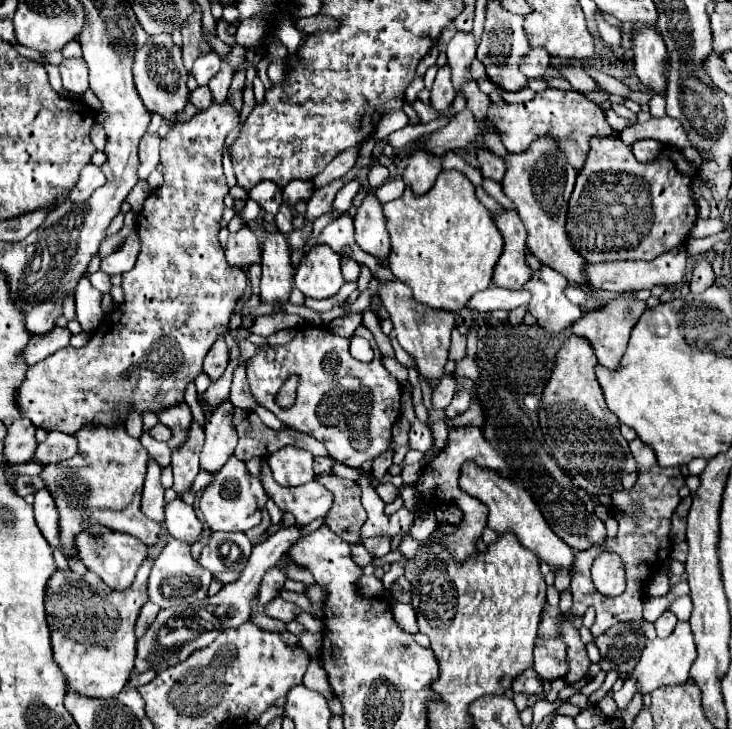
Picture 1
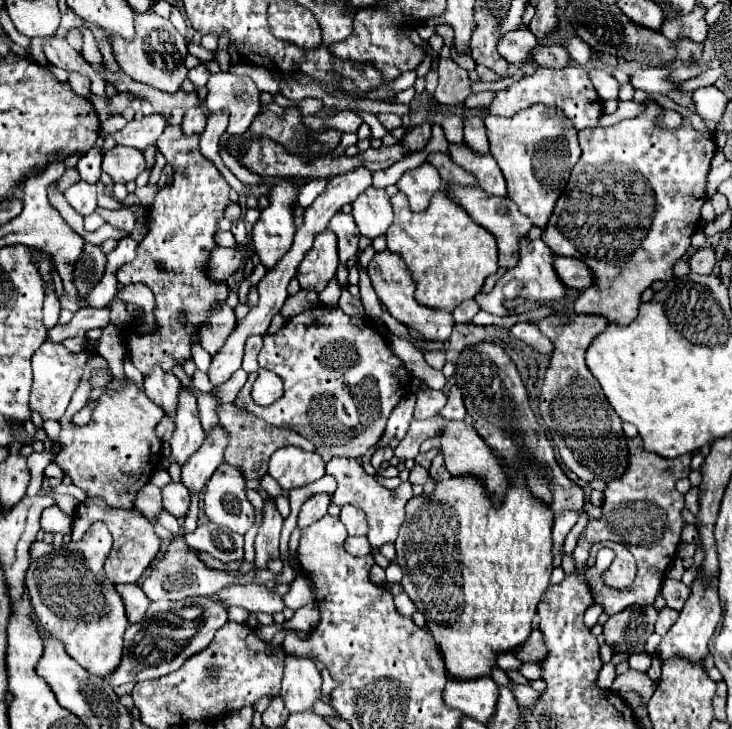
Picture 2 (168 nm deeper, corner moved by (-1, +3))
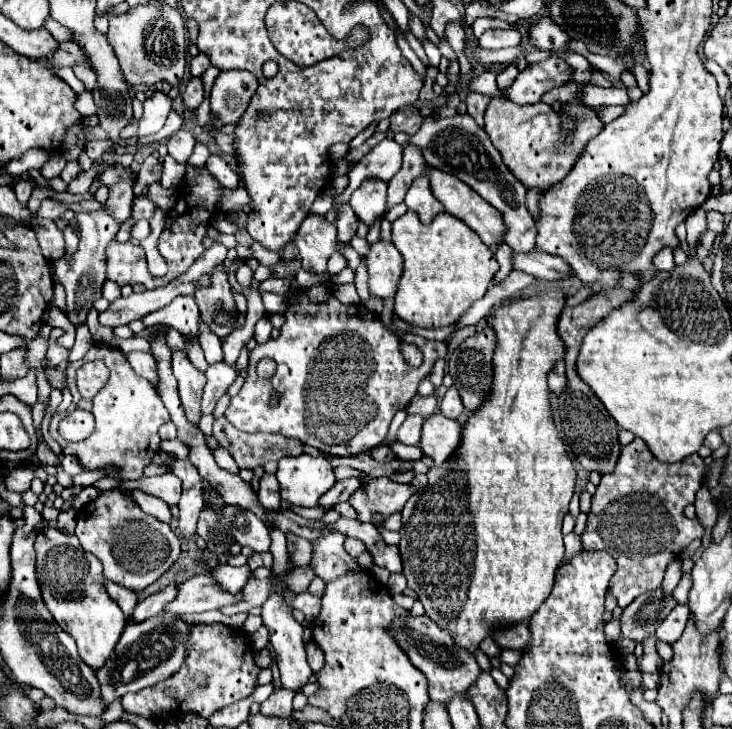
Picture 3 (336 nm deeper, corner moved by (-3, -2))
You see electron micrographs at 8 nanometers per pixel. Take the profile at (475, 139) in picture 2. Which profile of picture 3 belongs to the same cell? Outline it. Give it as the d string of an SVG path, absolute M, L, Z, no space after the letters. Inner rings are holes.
M473 92L467 96L467 100L465 100L467 112L477 122L477 126L483 126L483 114L485 114L489 102L491 102L491 98L485 94L479 94L479 92Z

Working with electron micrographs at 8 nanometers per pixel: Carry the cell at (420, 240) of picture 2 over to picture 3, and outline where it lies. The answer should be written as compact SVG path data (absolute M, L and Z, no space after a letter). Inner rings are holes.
M407 210L391 222L391 228L393 244L405 258L403 276L395 294L395 312L401 320L415 326L441 328L455 324L487 292L499 270L489 246L465 222L447 212L441 212L429 224L421 224L417 214Z

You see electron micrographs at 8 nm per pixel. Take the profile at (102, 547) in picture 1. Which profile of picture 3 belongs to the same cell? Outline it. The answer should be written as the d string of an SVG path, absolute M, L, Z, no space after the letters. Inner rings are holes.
M119 490L101 492L77 512L75 536L87 552L93 552L105 570L105 578L129 590L143 590L163 576L179 556L179 538L157 518L139 510L139 504L125 498Z

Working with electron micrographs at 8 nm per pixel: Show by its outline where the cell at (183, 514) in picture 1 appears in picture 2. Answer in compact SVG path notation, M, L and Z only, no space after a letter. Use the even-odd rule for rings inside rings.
M167 483L163 489L163 507L175 515L175 517L183 517L187 515L187 509L189 509L189 491L183 483Z

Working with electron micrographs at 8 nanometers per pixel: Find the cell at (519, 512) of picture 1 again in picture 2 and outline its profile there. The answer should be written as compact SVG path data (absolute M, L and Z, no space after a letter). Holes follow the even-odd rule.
M445 421L443 429L441 429L441 447L439 447L439 451L443 453L445 467L451 475L473 473L473 475L481 477L485 481L489 493L493 493L493 497L503 497L503 493L507 491L507 479L505 479L507 475L505 475L503 465L493 455L489 445L485 445L485 441L473 429L473 425L467 425L465 421Z

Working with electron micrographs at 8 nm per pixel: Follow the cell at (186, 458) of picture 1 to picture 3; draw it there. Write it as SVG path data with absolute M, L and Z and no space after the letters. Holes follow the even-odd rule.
M183 352L173 354L173 374L177 378L177 390L185 416L191 424L199 426L201 420L201 394L205 386L205 376L193 368L189 358Z

